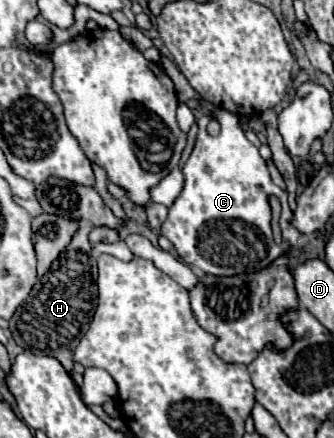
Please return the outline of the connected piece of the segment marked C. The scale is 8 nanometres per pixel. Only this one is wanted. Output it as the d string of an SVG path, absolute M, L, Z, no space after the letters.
M218 110L216 120L220 124L220 134L210 136L206 126L210 116L202 116L198 120L198 138L196 146L184 164L184 190L168 208L168 218L162 222L160 232L170 238L176 246L178 256L194 268L200 268L212 276L236 276L236 274L252 274L270 266L276 258L284 254L282 246L274 244L272 238L272 212L270 212L270 196L278 196L286 200L286 192L272 184L264 158L258 154L258 148L244 136L240 126L240 118L228 110Z

